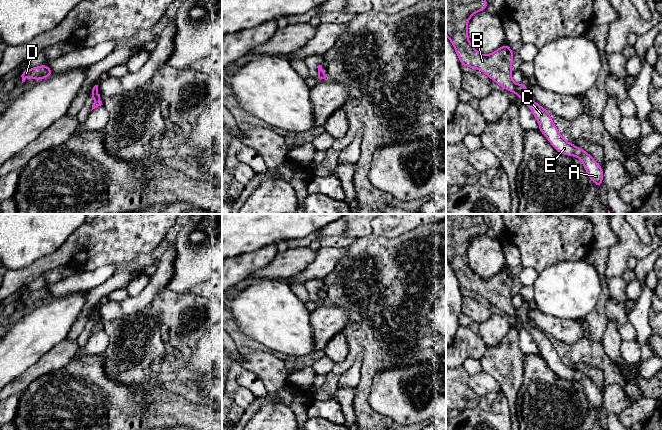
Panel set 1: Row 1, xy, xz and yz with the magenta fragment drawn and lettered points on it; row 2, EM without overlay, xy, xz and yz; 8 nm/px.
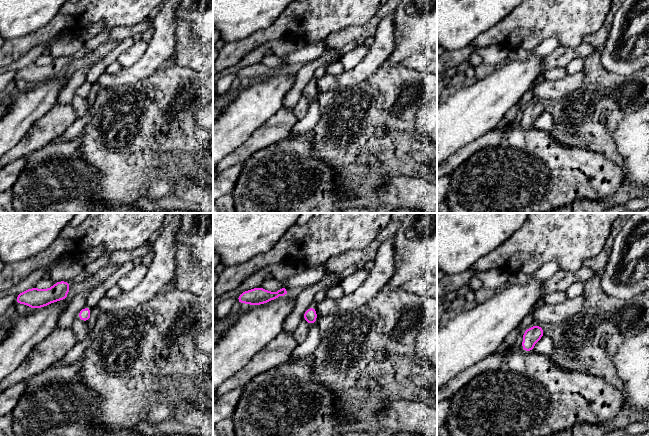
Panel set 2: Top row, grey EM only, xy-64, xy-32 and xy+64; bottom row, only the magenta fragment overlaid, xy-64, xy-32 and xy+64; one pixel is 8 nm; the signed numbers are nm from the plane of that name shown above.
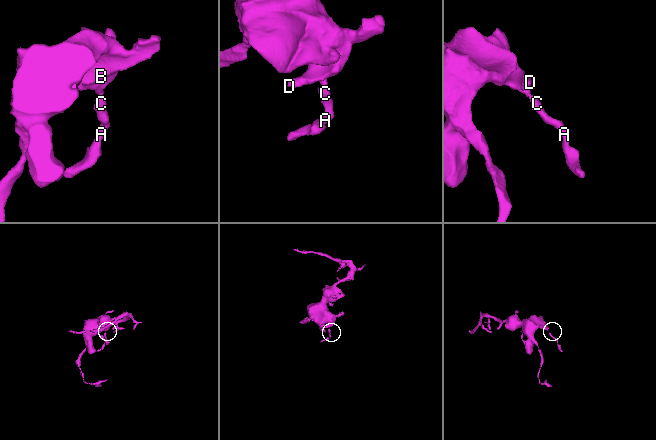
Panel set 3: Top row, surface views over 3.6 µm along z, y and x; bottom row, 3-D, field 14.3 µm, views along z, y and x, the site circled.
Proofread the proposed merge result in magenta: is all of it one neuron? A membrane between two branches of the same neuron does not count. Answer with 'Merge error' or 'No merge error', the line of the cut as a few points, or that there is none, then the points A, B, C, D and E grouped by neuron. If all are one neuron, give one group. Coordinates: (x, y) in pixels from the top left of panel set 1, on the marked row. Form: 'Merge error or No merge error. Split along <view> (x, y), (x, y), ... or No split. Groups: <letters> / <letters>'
No merge error. No split. Groups: A B C D E

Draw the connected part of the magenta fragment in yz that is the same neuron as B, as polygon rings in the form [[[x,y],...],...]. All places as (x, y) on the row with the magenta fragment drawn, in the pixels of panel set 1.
[[[446,0],[446,35],[452,42],[462,66],[482,71],[501,88],[519,95],[525,101],[539,124],[539,131],[547,138],[558,153],[579,158],[588,177],[598,189],[603,184],[603,168],[582,148],[565,140],[550,113],[537,102],[530,100],[527,84],[516,84],[512,80],[512,62],[514,52],[509,44],[504,44],[496,51],[483,55],[470,43],[467,25],[476,12],[487,10],[486,0]]]

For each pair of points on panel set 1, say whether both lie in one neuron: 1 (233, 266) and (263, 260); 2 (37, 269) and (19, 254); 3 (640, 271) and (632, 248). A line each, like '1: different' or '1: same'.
1: same
2: different
3: different

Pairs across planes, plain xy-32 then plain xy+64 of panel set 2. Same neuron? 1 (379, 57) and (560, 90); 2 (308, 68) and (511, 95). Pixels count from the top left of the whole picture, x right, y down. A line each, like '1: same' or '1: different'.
1: same
2: different

